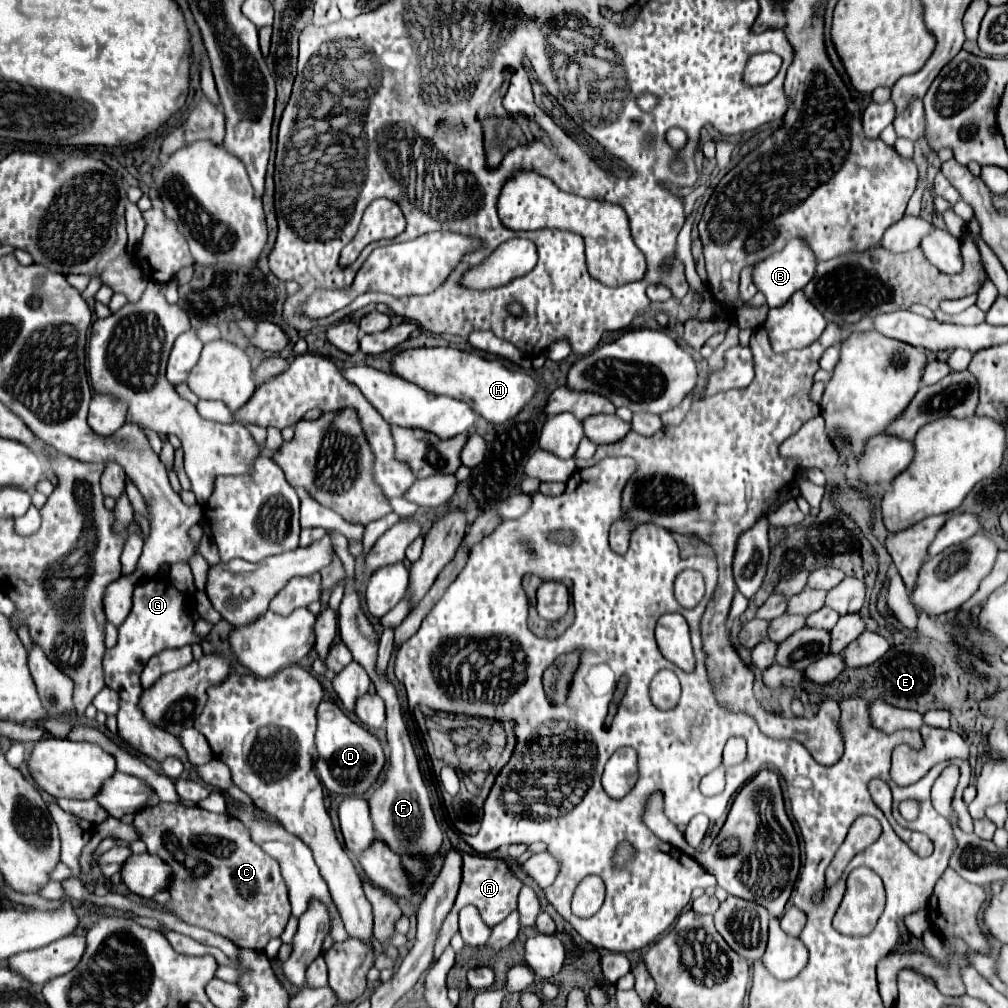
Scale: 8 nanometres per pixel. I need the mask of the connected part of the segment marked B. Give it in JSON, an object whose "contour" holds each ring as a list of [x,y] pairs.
{"contour":[[[794,237],[792,241],[788,241],[788,245],[784,249],[776,251],[770,257],[766,257],[764,261],[760,261],[754,267],[752,279],[754,279],[754,285],[758,287],[758,291],[764,293],[768,307],[782,307],[798,289],[806,287],[814,279],[816,265],[818,265],[818,261],[816,261],[814,251],[810,249],[808,241],[802,237]]]}

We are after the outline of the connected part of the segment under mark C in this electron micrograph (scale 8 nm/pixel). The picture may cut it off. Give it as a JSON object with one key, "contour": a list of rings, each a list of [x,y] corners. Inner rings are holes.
{"contour":[[[158,803],[148,811],[136,813],[132,821],[136,833],[146,843],[148,853],[158,855],[172,865],[172,901],[166,905],[184,923],[208,929],[222,937],[228,937],[238,947],[252,947],[262,951],[272,937],[280,937],[288,919],[290,903],[284,879],[280,875],[280,863],[262,851],[250,837],[250,831],[232,815],[216,815],[200,807],[186,807],[182,803]]]}

